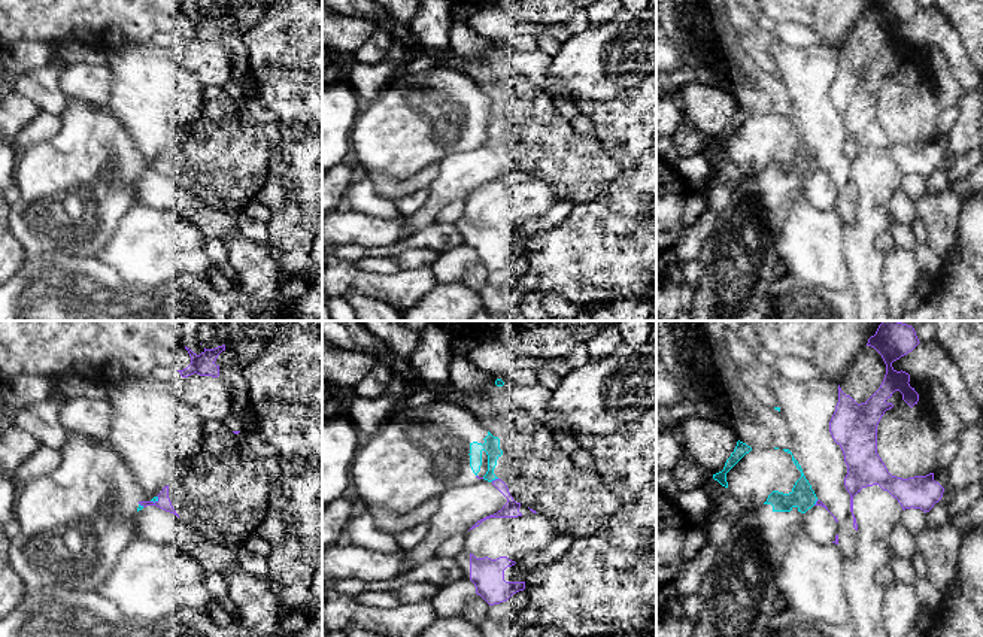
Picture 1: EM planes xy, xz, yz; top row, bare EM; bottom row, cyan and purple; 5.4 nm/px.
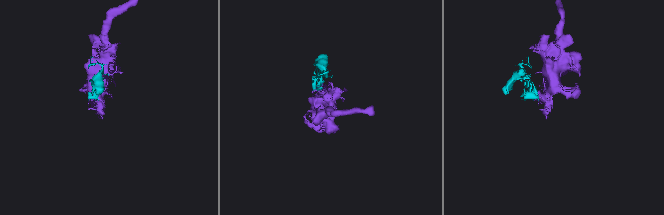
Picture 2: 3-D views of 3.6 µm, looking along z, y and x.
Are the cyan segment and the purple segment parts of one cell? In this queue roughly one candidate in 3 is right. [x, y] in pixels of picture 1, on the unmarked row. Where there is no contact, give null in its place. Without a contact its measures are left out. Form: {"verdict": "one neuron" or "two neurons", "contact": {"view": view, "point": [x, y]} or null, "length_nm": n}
{"verdict": "two neurons", "contact": {"view": "xz", "point": [494, 145]}, "length_nm": 40}

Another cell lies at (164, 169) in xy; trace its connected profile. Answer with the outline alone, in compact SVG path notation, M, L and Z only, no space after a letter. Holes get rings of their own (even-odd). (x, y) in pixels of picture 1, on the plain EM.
M169 151L163 154L163 157L157 161L158 166L154 167L139 167L140 172L146 173L146 172L157 172L166 178L170 178L173 181L176 181L179 183L179 181L176 179L176 176L172 172L172 167L169 164Z

